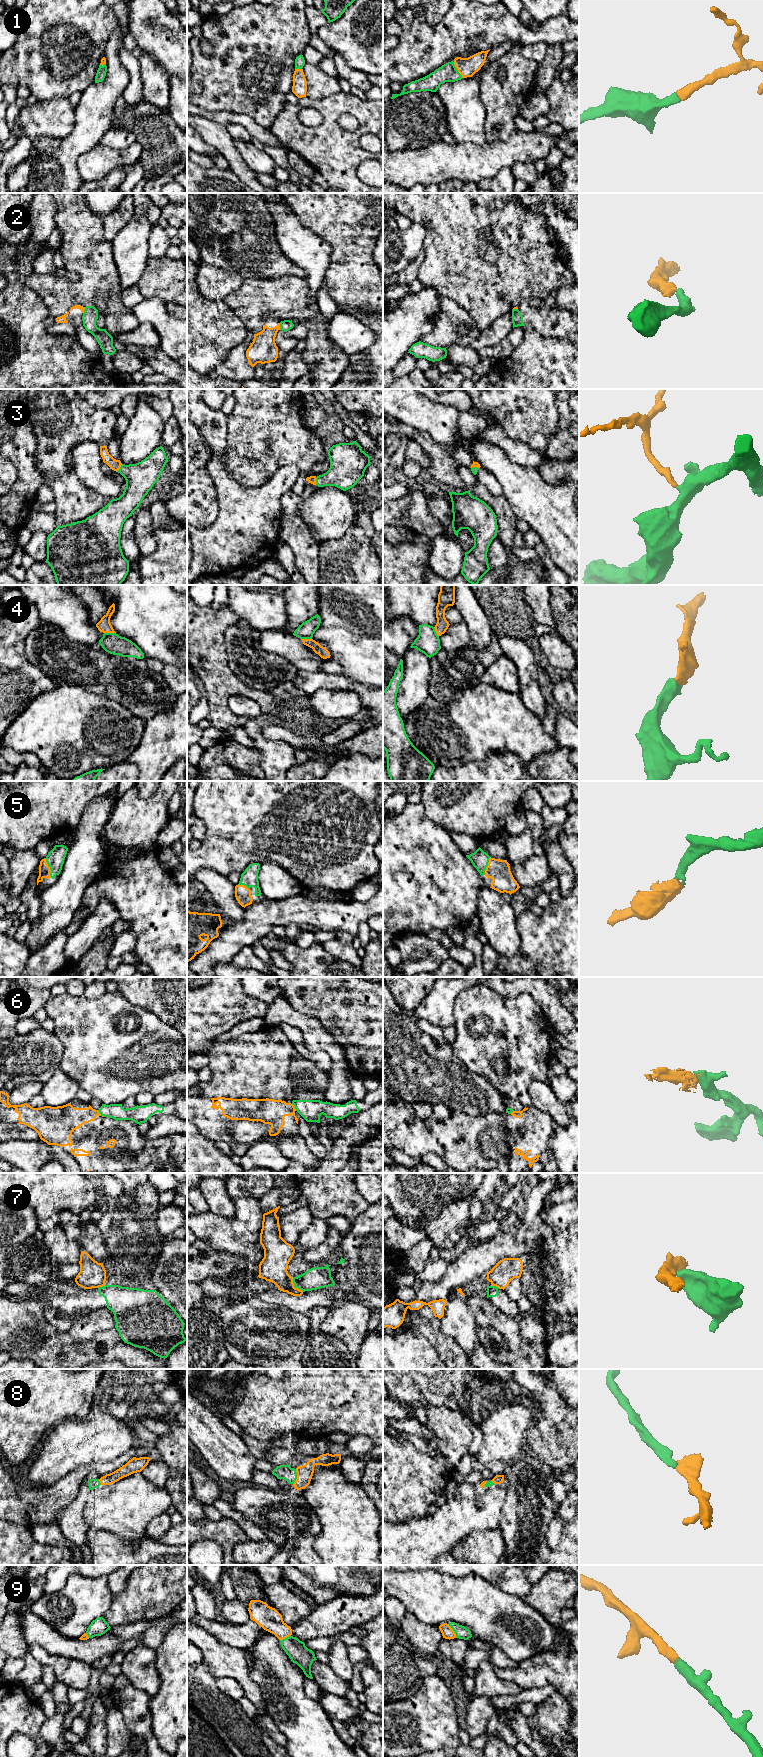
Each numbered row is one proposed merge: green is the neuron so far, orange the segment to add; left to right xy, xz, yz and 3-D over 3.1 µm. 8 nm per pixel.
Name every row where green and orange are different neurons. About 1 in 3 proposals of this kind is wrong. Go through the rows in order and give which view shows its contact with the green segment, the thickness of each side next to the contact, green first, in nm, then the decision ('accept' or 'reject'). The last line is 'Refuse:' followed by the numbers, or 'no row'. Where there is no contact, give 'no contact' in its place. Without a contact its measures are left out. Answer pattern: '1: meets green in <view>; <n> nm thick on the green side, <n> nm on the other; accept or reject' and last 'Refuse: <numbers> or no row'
1: meets green in yz; 150 nm thick on the green side, 160 nm on the other; accept
2: meets green in xz; 90 nm thick on the green side, 220 nm on the other; reject
3: meets green in xy; 240 nm thick on the green side, 90 nm on the other; accept
4: meets green in xy; 160 nm thick on the green side, 110 nm on the other; accept
5: meets green in xy; 140 nm thick on the green side, 100 nm on the other; accept
6: meets green in xy; 120 nm thick on the green side, 190 nm on the other; reject
7: meets green in xz; 180 nm thick on the green side, 220 nm on the other; reject
8: meets green in xz; 120 nm thick on the green side, 130 nm on the other; accept
9: meets green in yz; 100 nm thick on the green side, 100 nm on the other; accept
Refuse: 2, 6, 7

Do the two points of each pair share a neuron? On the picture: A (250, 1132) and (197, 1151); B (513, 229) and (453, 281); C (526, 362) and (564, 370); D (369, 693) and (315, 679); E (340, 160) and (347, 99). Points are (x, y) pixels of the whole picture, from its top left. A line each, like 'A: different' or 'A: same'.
A: different
B: same
C: same
D: same
E: same

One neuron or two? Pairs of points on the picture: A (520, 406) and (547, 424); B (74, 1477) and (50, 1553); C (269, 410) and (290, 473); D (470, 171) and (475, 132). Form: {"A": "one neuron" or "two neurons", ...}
{"A": "one neuron", "B": "two neurons", "C": "two neurons", "D": "two neurons"}

